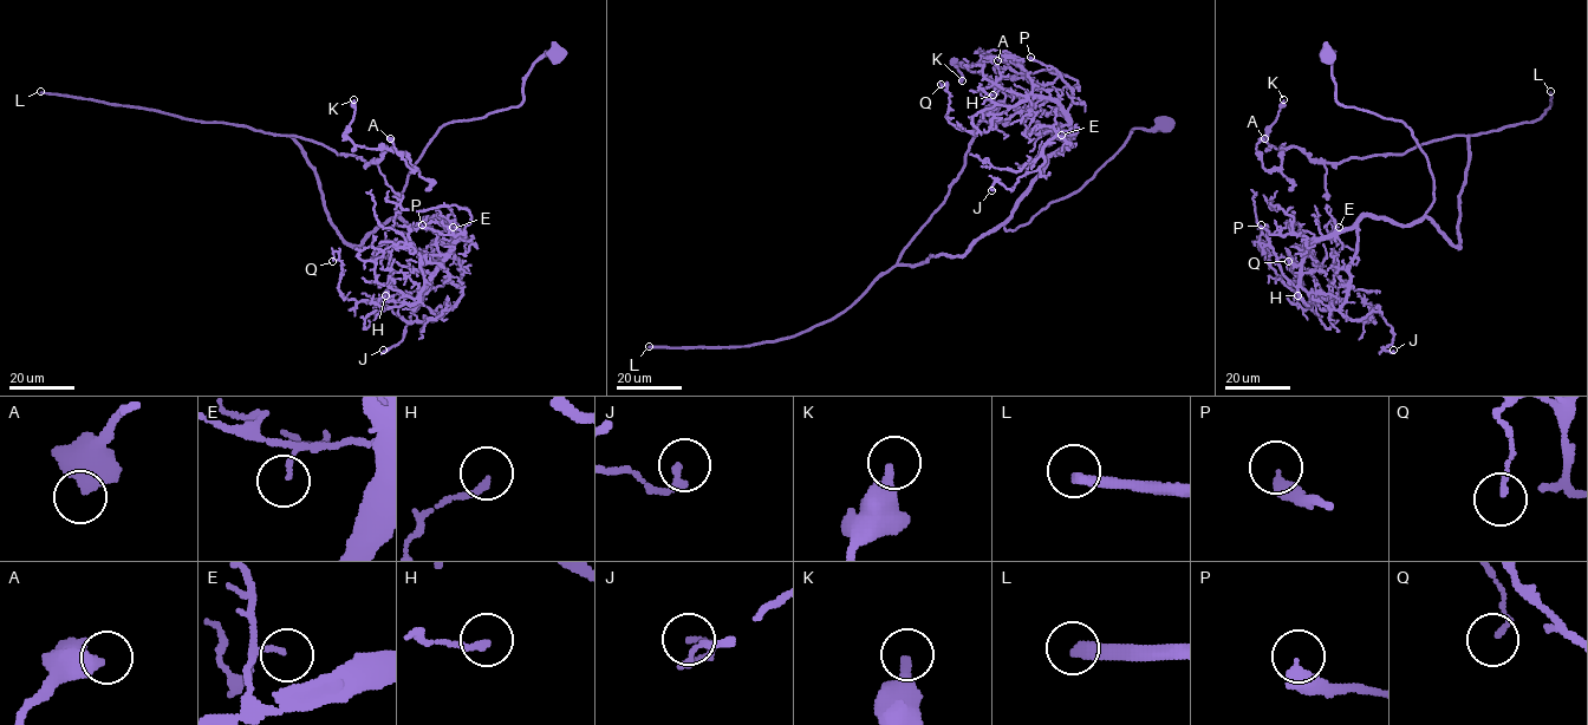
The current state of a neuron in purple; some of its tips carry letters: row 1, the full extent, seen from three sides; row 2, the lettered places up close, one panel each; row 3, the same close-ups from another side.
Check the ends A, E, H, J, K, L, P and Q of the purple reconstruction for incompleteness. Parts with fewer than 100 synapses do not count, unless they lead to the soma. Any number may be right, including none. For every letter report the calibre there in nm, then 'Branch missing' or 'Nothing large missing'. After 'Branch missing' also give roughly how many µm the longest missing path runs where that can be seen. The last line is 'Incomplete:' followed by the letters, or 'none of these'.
A: Thickness 550 nm. Nothing large missing
E: Thickness 80 nm. Nothing large missing
H: Thickness 190 nm. Nothing large missing
J: Thickness 160 nm. Nothing large missing
K: Thickness 360 nm. Nothing large missing
L: Thickness 360 nm. Branch missing. Missing length about 300 µm
P: Thickness 460 nm. Nothing large missing
Q: Thickness 130 nm. Nothing large missing
Incomplete: L

